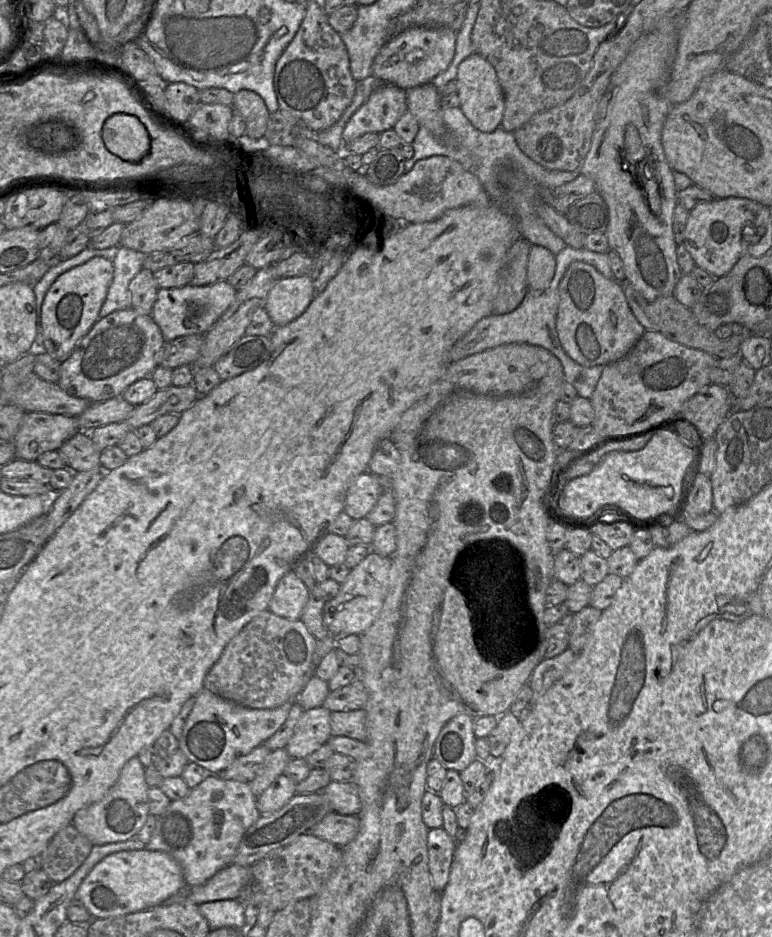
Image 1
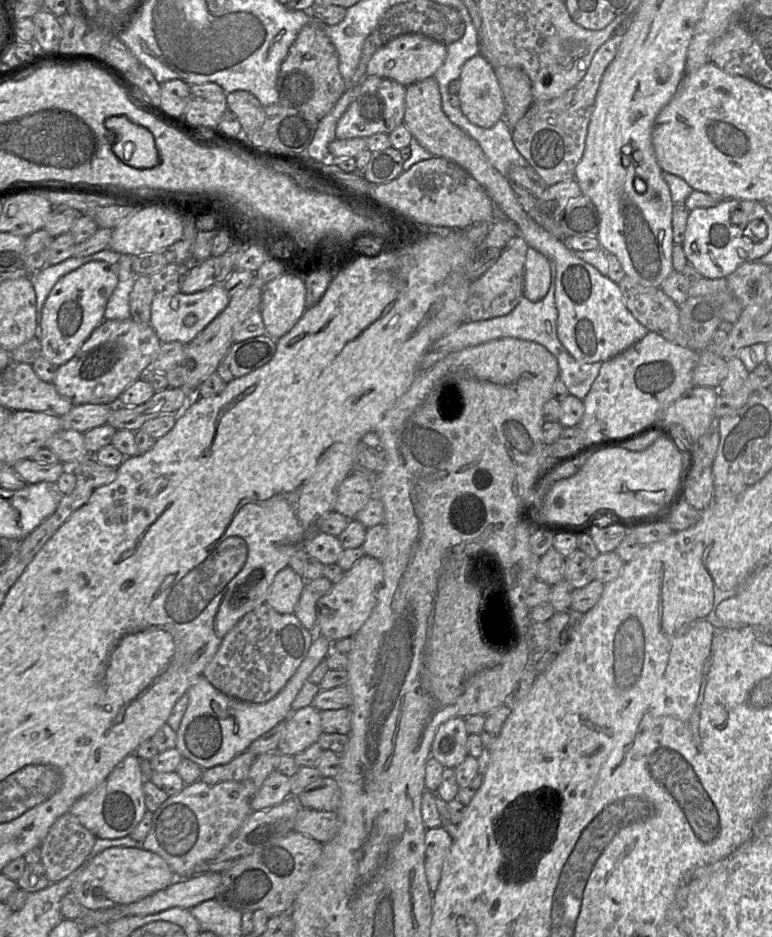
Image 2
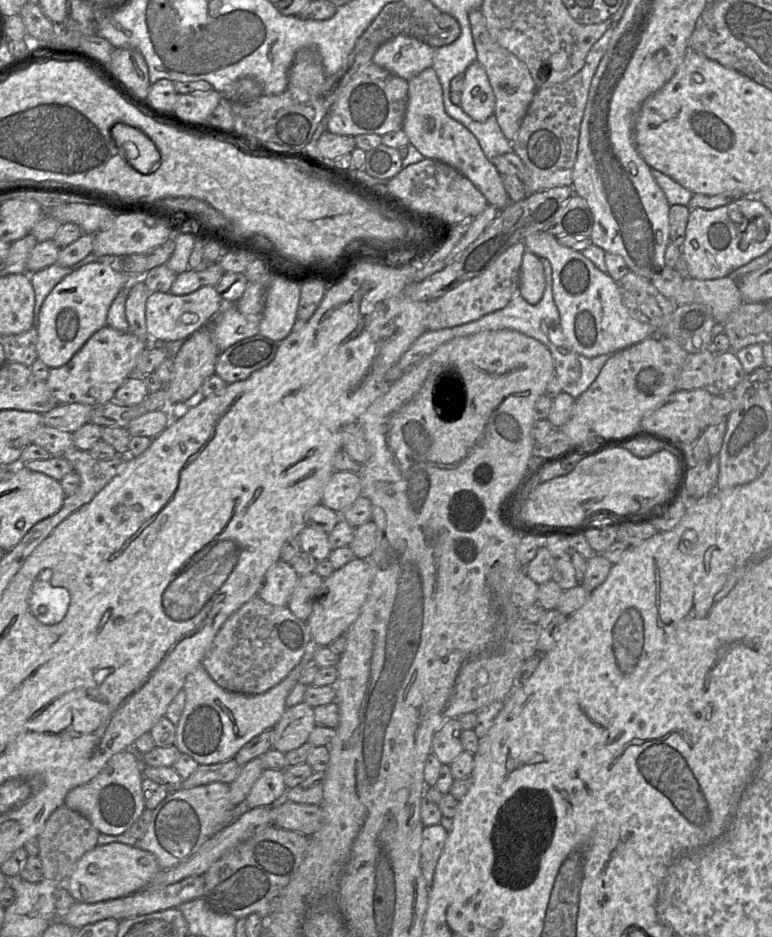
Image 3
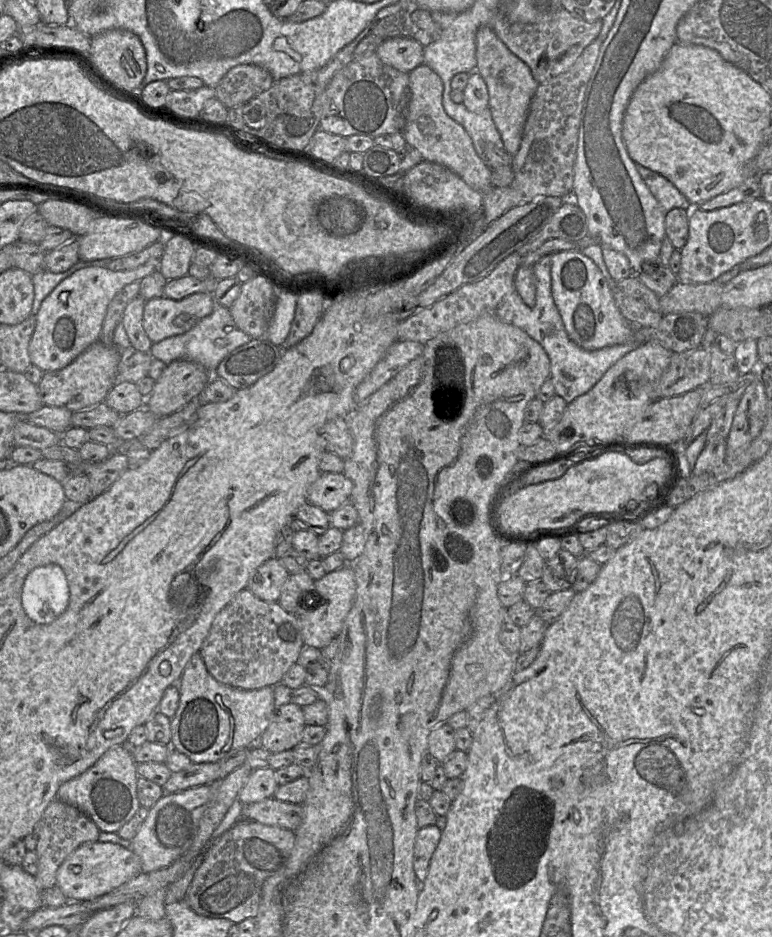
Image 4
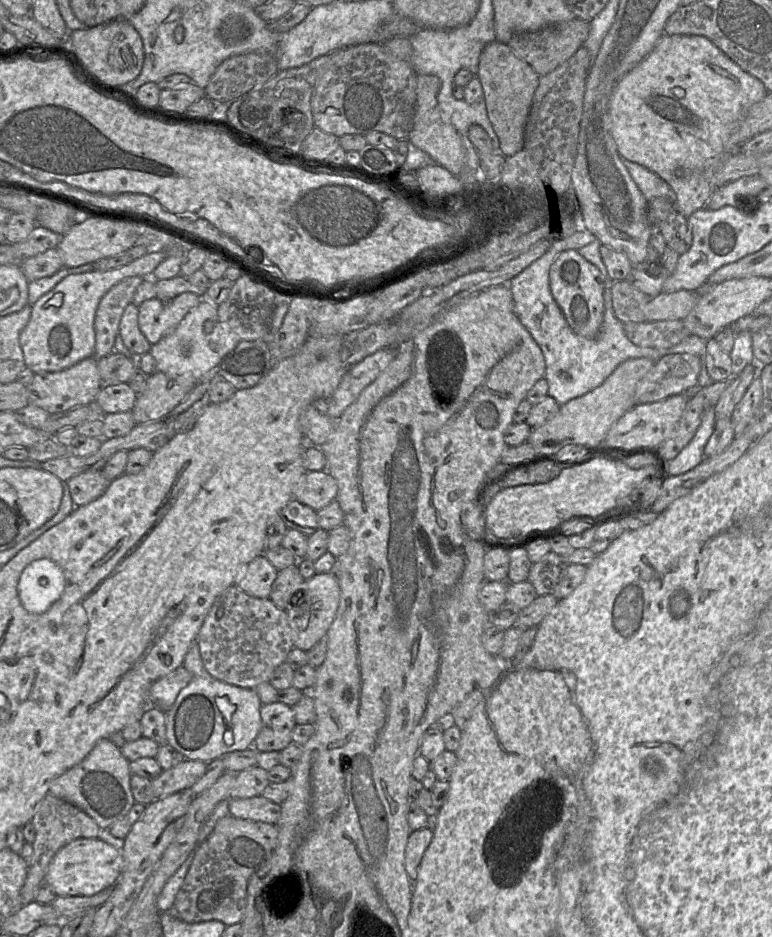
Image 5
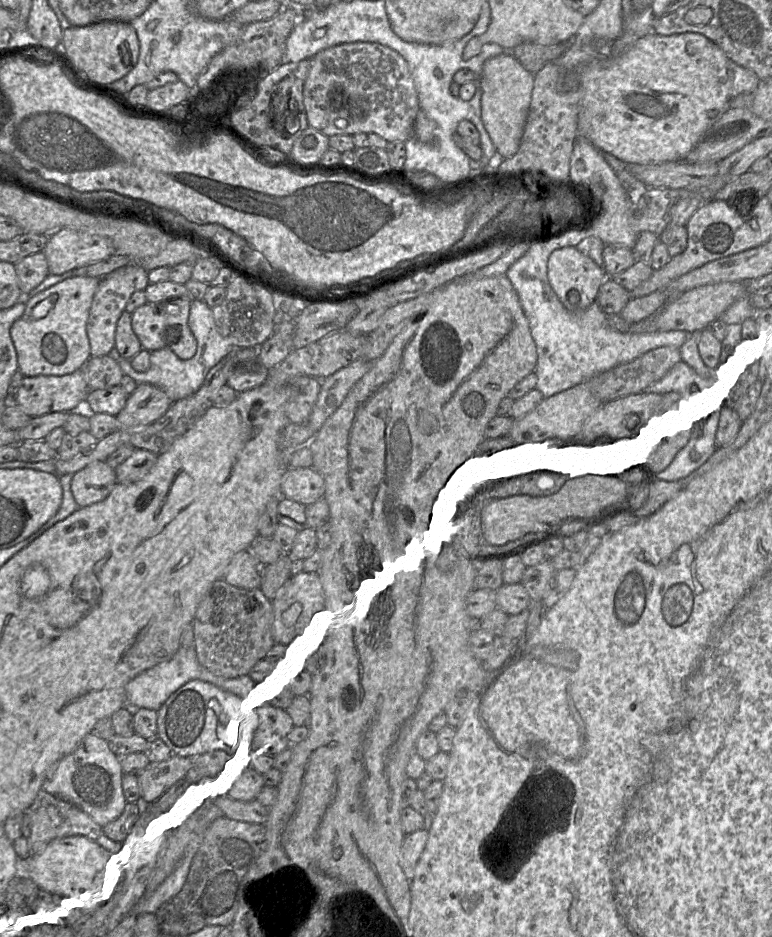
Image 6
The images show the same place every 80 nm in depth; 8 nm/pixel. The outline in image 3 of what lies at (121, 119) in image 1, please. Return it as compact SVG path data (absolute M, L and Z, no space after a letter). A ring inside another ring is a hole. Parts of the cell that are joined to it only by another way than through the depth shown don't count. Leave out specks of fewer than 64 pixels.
M119 122L112 126L111 136L120 155L134 169L147 174L159 168L159 150L142 130Z

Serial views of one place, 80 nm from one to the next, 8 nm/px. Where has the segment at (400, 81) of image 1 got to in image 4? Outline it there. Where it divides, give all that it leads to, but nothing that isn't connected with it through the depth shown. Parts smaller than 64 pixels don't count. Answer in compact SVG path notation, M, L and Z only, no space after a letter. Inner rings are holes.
M397 36L383 41L376 49L379 59L401 72L410 73L424 63L424 46L411 37Z

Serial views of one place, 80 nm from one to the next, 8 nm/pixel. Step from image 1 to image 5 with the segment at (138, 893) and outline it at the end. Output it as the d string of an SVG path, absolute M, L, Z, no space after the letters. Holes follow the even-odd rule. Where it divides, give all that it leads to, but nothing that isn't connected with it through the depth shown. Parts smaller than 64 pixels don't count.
M79 838L62 847L52 859L45 881L57 896L93 896L113 887L122 871L123 856L98 838Z

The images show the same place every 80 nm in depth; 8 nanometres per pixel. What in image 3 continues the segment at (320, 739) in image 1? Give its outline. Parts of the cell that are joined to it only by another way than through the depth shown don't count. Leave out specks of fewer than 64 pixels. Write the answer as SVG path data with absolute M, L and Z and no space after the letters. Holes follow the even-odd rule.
M302 702L286 708L272 730L272 749L286 754L300 748L308 742L312 730L316 727L314 710Z

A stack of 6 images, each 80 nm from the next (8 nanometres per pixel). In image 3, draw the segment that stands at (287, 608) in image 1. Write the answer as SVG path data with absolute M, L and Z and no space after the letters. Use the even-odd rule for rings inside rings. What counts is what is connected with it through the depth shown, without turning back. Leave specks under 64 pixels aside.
M279 559L267 570L258 597L272 605L287 606L298 578L292 566Z

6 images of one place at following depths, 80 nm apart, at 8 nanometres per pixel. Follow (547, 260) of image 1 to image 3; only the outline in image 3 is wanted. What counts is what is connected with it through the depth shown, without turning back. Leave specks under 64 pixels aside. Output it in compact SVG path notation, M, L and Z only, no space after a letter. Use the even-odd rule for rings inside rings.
M526 250L520 268L519 294L527 303L536 305L541 300L544 289L545 276L541 258Z

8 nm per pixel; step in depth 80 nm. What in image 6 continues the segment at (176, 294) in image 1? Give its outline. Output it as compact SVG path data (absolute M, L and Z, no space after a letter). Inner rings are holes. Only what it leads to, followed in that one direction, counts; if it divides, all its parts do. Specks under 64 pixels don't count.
M173 299L161 303L145 303L132 312L132 329L144 350L152 352L165 347L170 348L178 358L187 360L194 356L197 343L188 326L190 301Z

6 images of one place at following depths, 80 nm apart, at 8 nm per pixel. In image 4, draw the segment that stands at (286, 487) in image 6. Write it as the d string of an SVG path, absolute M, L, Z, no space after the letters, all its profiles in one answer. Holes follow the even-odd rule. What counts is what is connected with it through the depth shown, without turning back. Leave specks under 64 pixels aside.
M323 472L308 489L307 501L330 513L350 502L352 488L344 473Z

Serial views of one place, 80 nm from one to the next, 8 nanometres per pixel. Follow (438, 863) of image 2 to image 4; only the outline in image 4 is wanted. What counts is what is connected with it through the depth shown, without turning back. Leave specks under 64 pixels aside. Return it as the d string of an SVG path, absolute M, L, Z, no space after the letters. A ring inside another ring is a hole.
M435 826L420 828L414 845L413 867L421 885L427 877L430 860L441 838L441 830Z

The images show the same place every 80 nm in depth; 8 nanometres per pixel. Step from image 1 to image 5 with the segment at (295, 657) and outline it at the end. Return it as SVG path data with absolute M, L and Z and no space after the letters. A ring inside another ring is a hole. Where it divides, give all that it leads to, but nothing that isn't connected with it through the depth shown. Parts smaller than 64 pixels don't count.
M236 585L230 586L225 589L214 601L212 607L210 608L202 626L197 636L197 642L199 645L200 655L202 657L202 661L204 667L207 672L214 678L226 682L228 684L236 685L242 688L253 689L260 683L269 682L271 675L274 670L282 663L286 661L288 653L294 648L293 643L293 633L289 623L289 617L287 613L276 606L270 598L257 598L251 596L238 588Z

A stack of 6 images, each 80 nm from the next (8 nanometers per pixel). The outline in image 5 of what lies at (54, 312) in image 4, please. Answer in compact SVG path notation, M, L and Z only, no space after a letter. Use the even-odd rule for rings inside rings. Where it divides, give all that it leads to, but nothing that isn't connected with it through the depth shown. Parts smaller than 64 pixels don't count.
M151 249L132 263L108 270L88 271L65 277L33 305L30 319L20 333L20 345L26 367L34 373L61 371L94 356L96 337L94 320L103 296L120 281L132 277L151 277L168 256L168 250Z

